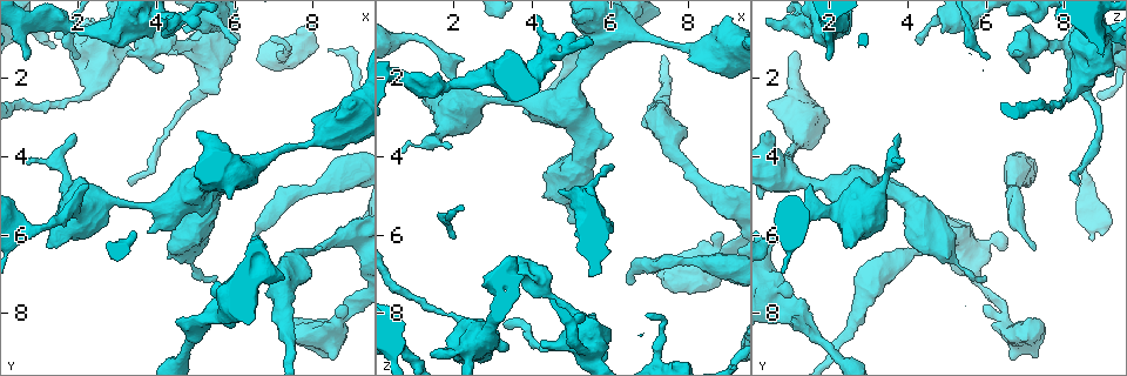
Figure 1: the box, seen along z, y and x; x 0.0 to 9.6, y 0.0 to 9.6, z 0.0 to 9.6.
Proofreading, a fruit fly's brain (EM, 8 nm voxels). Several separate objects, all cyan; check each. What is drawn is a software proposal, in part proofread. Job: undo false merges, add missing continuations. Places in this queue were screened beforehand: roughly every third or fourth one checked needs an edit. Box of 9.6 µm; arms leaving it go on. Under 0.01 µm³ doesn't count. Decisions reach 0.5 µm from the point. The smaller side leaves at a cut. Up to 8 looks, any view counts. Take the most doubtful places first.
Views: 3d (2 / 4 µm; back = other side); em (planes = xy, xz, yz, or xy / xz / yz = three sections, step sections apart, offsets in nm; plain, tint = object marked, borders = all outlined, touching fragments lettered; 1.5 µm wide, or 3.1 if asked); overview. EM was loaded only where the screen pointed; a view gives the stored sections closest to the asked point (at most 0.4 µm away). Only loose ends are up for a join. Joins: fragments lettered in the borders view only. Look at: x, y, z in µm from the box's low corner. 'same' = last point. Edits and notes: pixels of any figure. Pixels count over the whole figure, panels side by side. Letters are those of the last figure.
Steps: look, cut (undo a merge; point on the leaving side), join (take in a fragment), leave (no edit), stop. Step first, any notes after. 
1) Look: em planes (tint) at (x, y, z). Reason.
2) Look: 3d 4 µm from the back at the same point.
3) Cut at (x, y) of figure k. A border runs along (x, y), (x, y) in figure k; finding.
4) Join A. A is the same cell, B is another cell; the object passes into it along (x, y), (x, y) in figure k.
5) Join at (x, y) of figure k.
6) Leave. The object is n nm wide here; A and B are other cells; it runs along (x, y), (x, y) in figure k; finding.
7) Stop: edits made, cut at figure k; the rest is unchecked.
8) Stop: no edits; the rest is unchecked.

Look: em yz step 4 (tint) at (2.25, 4.70, 1.45). An open end.

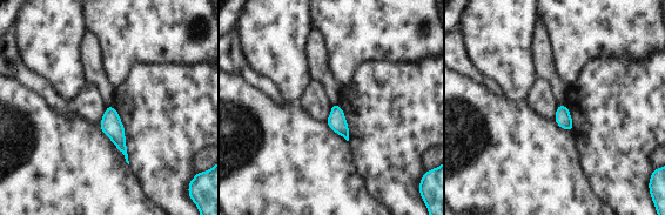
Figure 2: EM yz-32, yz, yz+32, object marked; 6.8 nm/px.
Look: em planes (borders) at the same point. Cut it another way.

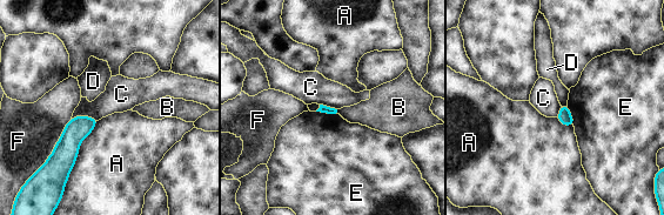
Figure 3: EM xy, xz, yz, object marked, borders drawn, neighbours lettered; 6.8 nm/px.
Leave. The longest contact is with A, 440 nm; A, B, C, D, E and F are other cells; no lettered fragment goes on from it.

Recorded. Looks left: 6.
Look: em planes (borders) at (6.50, 6.35, 7.20). End of a long branch.

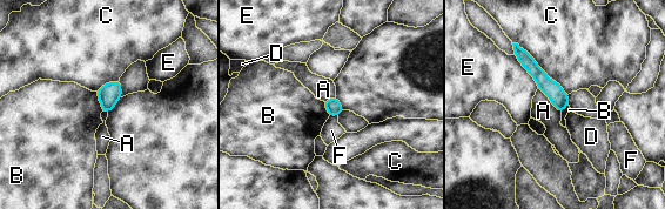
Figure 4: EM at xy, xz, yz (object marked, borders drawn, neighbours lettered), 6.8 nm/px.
Leave. A, B, C, D, E and F are other cells; it runs along (517, 48), (557, 95), (561, 108) in figure 4; no lettered fragment goes on from it.

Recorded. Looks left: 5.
Look: em planes (borders) at (8.85, 7.75, 6.05). An open end.

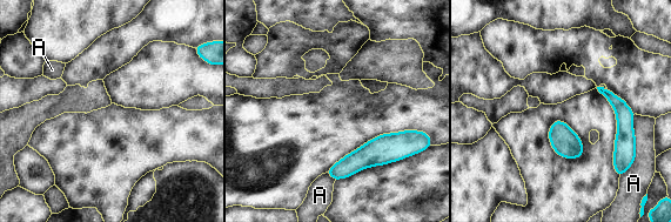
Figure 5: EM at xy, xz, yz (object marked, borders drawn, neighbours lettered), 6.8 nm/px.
Leave. The object is 150 nm wide here; A is another cell; no lettered fragment goes on from it.

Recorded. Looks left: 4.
Stop: no edits; the rest is unchecked.

